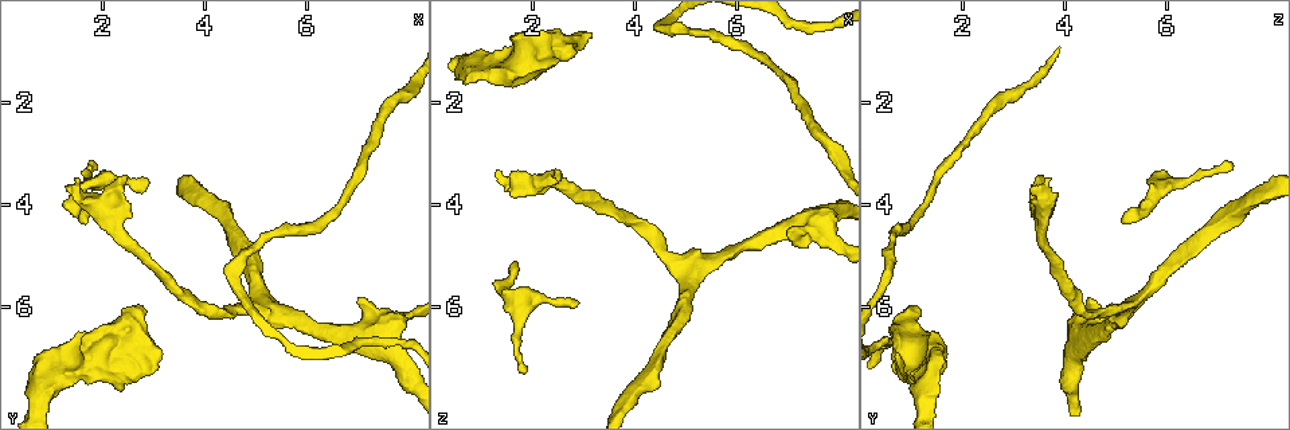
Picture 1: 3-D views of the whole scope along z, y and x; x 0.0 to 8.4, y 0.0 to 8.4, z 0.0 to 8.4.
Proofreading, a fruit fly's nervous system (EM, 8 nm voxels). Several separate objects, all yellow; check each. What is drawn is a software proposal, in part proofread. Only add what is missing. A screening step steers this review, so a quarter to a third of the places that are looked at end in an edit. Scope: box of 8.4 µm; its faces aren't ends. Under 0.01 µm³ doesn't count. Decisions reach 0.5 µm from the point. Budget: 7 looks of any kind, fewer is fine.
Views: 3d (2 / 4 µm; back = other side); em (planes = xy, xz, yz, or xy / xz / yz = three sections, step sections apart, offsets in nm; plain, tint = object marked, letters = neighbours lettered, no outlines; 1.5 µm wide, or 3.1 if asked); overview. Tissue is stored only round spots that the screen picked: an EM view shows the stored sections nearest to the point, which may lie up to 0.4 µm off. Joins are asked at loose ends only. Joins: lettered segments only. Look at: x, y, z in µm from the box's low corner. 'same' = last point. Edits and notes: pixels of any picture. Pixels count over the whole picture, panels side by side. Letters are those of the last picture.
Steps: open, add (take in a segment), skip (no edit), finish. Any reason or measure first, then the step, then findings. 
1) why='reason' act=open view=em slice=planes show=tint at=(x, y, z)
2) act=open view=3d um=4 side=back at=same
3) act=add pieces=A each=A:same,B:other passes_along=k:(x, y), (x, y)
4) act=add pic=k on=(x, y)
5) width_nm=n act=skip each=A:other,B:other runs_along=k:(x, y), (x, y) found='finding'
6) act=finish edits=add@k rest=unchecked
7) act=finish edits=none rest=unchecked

act=open view=3d um=4 at=(0.85, 6.85, 1.55)

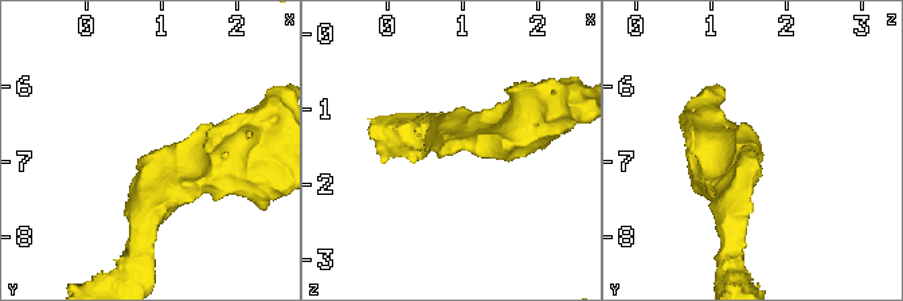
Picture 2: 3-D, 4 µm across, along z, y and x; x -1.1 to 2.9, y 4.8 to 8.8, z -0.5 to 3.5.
act=open view=em slice=xy step=8 show=letters at=(0.90, 6.85, 1.60)

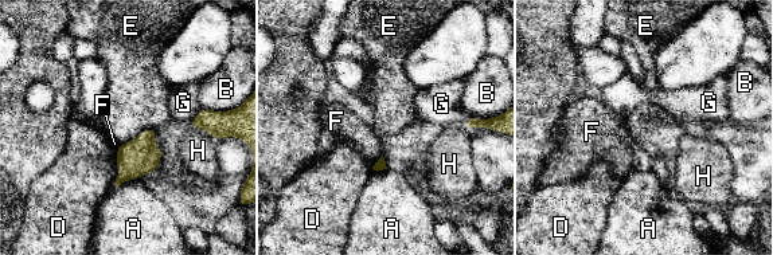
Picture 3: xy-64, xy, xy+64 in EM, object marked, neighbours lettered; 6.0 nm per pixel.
act=skip each=A:other,B:other,D:other,E:other,F:other,G:other,H:other border=3:(155, 128), (147, 128), (118, 146) found='no lettered segment goes on from it'

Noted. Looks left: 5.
why='stops while still wide' act=open view=3d um=4 at=(2.90, 7.35, 0.70)

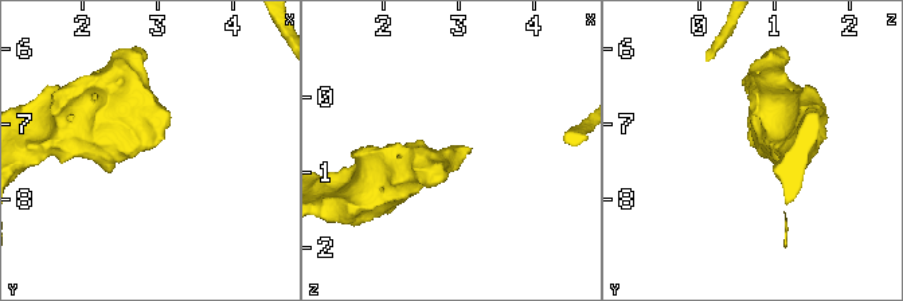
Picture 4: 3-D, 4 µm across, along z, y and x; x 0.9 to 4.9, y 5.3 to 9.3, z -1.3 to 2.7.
why='need the tissue' act=open view=em slice=planes show=letters at=(2.90, 7.30, 0.80)

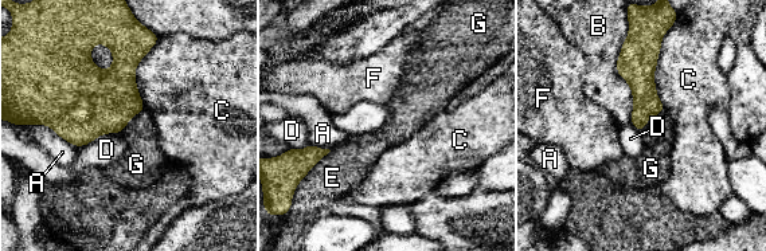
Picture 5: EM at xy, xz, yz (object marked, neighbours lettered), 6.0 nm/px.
act=skip each=A:other,B:other,C:other,D:other,E:other,F:other,G:other border=5:(120, 132), (102, 133), (78, 148) found='none of them fits'

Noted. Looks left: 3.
why='branch stops here' act=open view=em slice=xy step=8 show=tint at=(1.90, 3.25, 7.30)

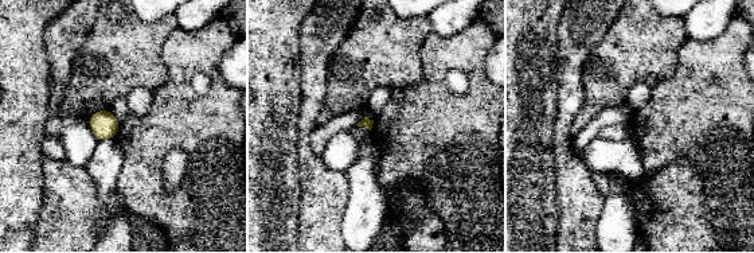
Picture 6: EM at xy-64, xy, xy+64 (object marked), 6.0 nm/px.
why='cut it another way' act=open view=em slice=planes show=letters at=same

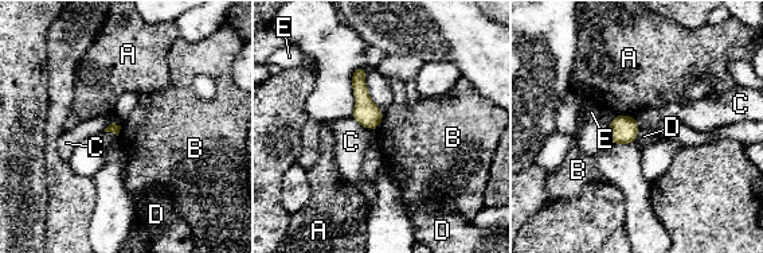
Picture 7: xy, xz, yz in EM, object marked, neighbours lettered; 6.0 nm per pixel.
act=skip each=A:other,B:other,C:other,D:other,E:other border=7:(384, 113), (378, 128) found='no lettered segment goes on from it'

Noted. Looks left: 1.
act=finish edits=none rest=unchecked

